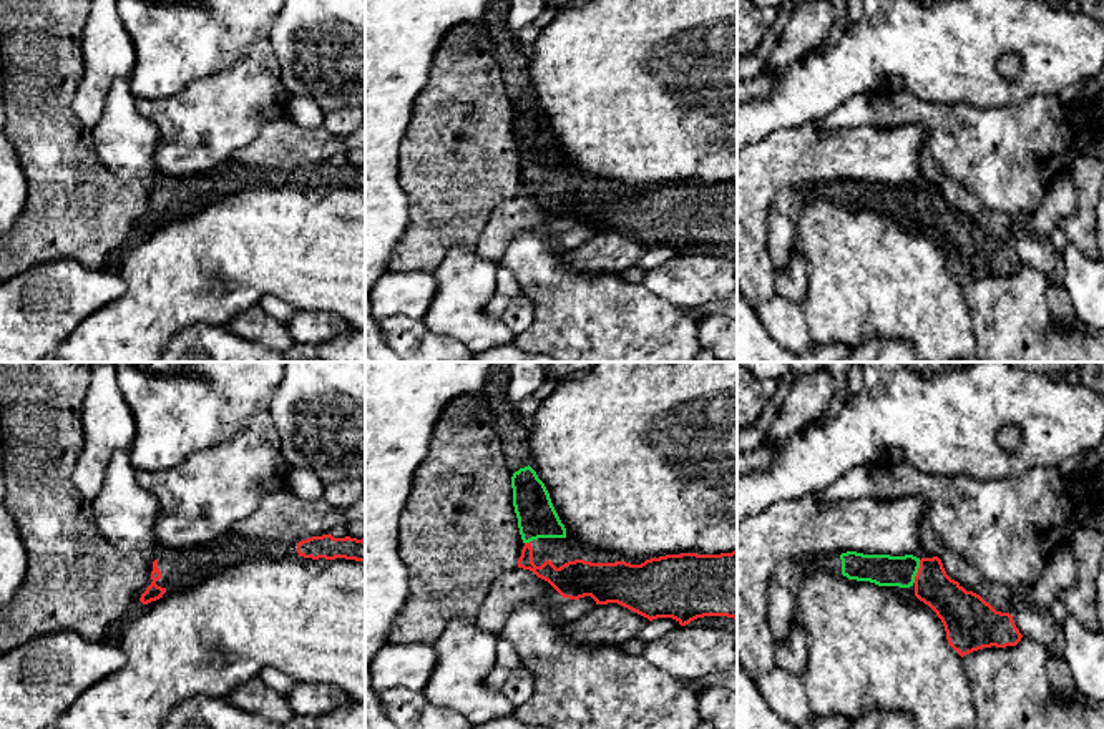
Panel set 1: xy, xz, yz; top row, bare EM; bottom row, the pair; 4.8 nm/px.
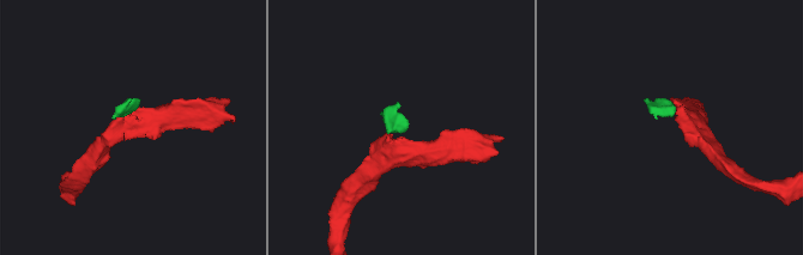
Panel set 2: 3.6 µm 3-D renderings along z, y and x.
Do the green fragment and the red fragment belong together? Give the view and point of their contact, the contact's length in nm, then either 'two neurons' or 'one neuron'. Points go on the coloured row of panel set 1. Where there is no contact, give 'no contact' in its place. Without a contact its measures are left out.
yz (917, 572) | 120 nm | one neuron

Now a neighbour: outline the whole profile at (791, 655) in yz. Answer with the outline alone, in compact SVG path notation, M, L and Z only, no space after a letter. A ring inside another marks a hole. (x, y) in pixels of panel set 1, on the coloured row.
M790 623L787 638L775 643L775 664L784 671L802 676L807 658L807 634L800 624Z

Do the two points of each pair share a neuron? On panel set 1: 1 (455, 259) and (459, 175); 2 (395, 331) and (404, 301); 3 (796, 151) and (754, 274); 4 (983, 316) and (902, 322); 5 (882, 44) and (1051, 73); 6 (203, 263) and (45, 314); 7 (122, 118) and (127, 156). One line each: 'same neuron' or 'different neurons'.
1: different neurons
2: different neurons
3: same neuron
4: different neurons
5: same neuron
6: different neurons
7: same neuron

